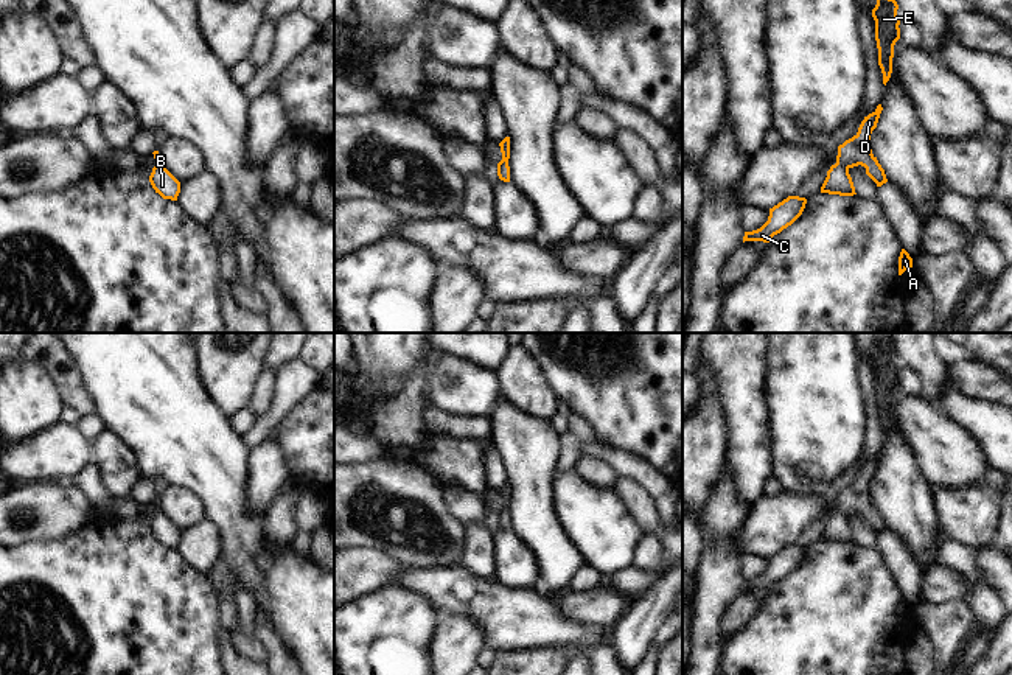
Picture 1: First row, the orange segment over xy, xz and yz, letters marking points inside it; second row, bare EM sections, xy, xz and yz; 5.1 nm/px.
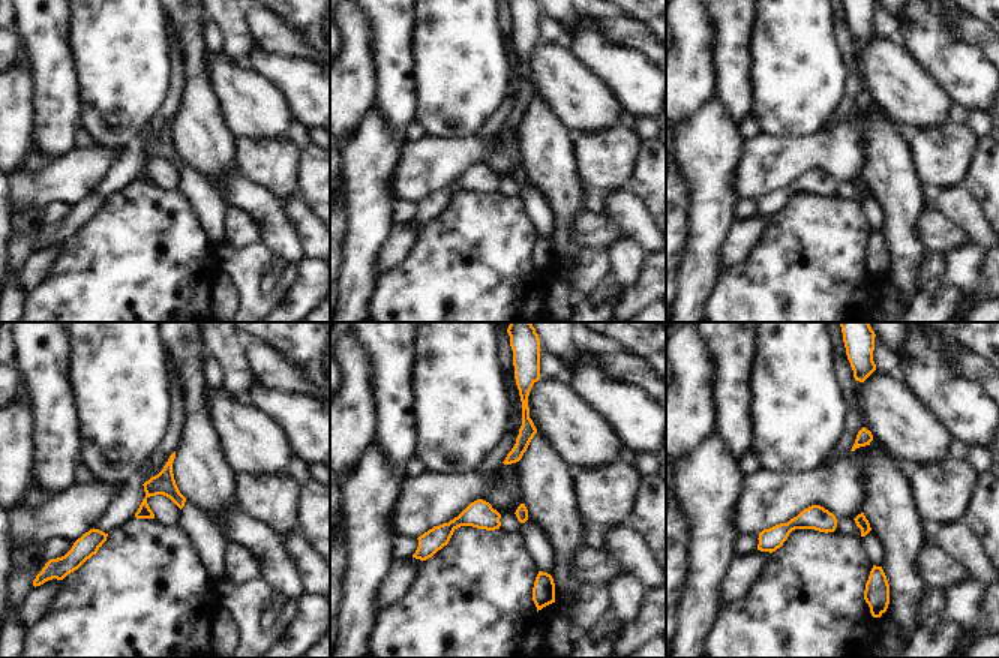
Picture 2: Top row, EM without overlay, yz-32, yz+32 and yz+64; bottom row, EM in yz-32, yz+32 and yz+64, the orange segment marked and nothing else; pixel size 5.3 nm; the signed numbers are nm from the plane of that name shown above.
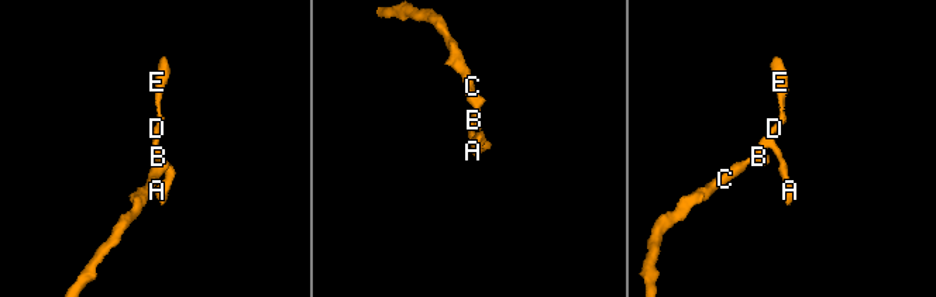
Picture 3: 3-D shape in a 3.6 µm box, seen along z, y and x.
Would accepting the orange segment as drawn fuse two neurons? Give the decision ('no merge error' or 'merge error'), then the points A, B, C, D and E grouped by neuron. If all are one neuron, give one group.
no merge error | A B C D E

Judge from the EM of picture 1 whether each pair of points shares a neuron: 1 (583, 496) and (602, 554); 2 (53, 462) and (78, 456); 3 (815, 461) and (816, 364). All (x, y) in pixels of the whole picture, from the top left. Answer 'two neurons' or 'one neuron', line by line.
1: one neuron
2: one neuron
3: one neuron

